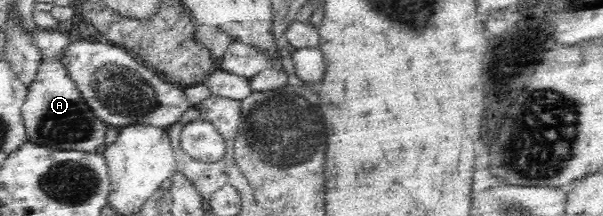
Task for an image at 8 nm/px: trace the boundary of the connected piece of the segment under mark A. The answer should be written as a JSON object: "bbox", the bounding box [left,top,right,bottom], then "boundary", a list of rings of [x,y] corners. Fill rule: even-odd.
{"bbox":[21,28,108,153],"boundary":[[[37,28],[32,34],[33,44],[41,50],[42,61],[33,81],[28,85],[25,103],[21,107],[29,142],[61,151],[94,153],[99,145],[103,145],[108,125],[93,114],[60,64],[61,51],[71,39],[72,33]]]}

